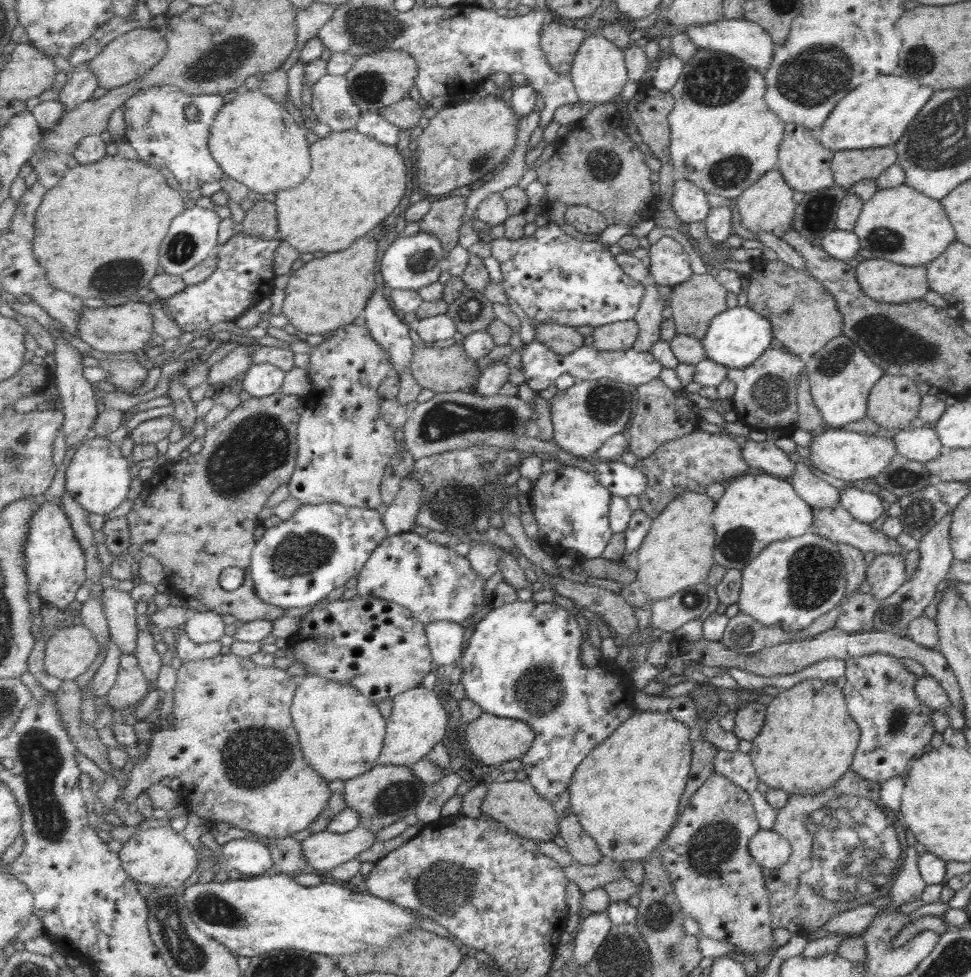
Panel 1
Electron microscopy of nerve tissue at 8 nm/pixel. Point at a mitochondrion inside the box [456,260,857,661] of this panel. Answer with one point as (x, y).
(815, 573)

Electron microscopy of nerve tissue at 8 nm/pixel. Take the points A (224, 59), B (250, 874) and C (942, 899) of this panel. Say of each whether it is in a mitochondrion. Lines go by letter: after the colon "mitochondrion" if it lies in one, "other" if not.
A: mitochondrion
B: other
C: other

